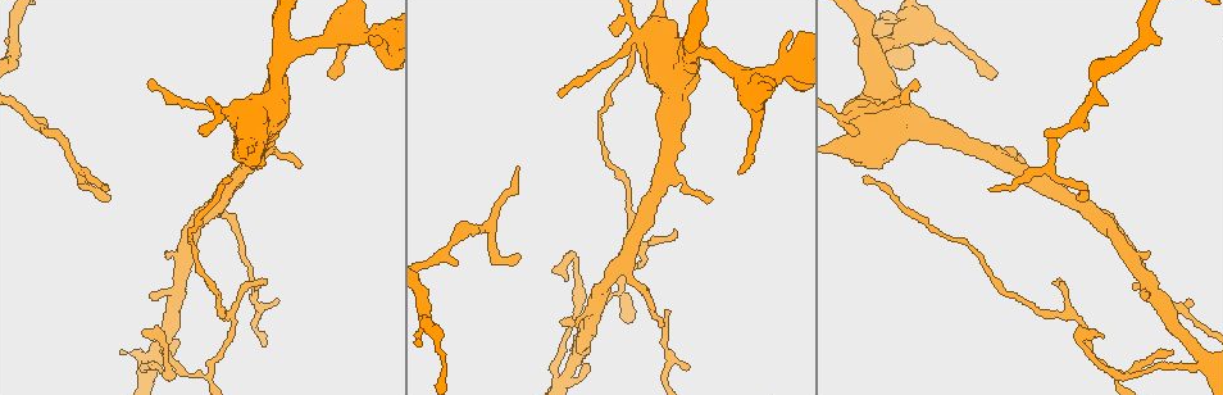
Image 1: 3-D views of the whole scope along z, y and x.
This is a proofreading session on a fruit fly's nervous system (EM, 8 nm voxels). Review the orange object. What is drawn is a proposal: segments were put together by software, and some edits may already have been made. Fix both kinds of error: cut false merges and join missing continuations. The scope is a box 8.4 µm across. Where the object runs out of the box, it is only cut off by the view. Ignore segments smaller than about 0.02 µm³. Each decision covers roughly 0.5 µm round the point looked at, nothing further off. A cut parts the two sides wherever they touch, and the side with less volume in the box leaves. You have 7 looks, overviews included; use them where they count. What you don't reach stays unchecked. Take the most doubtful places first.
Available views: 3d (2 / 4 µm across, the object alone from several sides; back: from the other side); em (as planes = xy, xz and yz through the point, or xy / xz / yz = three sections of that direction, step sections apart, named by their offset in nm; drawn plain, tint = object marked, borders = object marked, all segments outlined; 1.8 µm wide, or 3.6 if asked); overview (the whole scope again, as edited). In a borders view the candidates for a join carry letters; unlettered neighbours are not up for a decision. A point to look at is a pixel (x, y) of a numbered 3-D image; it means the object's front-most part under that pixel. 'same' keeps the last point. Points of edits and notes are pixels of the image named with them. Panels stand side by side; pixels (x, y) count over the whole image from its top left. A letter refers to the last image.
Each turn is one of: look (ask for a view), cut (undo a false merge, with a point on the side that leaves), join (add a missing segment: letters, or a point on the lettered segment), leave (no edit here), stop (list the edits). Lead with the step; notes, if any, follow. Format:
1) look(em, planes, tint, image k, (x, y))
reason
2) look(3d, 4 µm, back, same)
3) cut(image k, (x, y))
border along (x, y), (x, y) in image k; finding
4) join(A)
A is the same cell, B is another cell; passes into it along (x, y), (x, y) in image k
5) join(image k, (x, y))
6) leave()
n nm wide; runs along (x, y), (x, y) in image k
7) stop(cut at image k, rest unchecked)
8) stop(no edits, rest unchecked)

look(3d, 2 µm, image 1, (874, 54))
sudden change in width

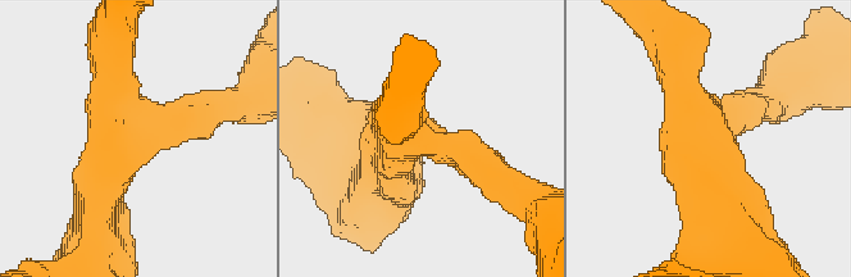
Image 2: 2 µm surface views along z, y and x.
look(em, 3.6 µm, planes, tint, image 2, (706, 139))
3 arms; arms of 260, 300, 420 nm; need the tissue

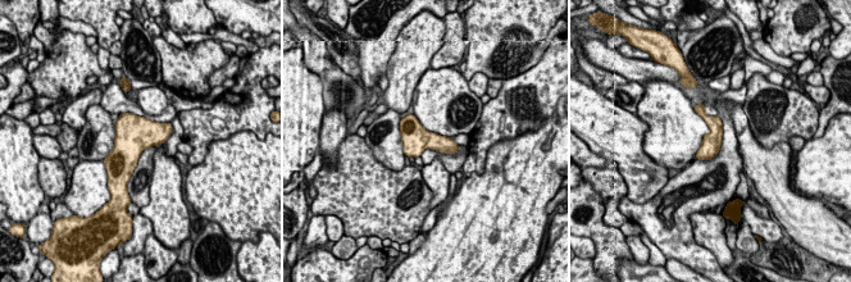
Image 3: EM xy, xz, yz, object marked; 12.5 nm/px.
look(em, 3.6 µm, planes, borders, same)

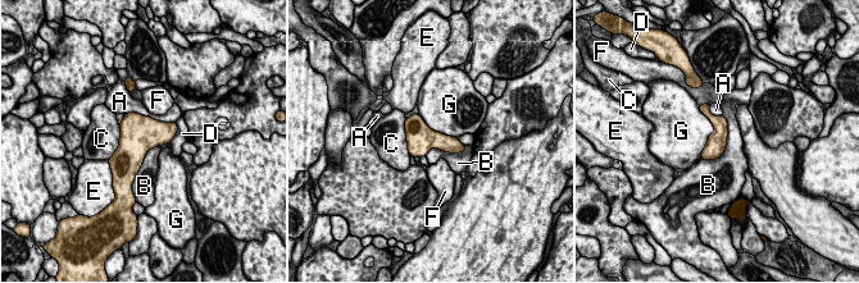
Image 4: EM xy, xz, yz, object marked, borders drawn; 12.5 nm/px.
leave()
A, B, C, D, E, F and G are other cells; runs along (703, 108), (718, 124), (712, 156) in image 4; all the same neuron

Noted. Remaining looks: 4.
look(3d, 4 µm, image 1, (634, 27))
calibre changes

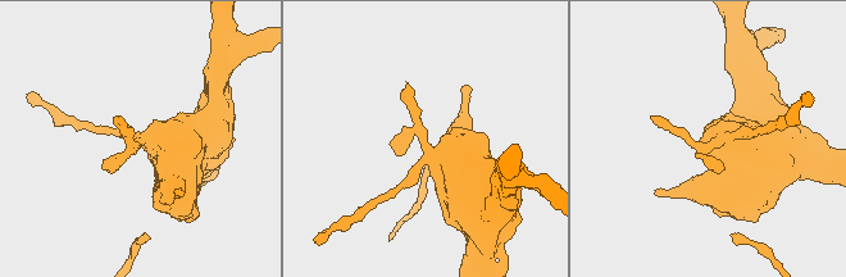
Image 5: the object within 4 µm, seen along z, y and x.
look(em, 3.6 µm, planes, borders, image 5, (425, 140))
shape alone is not enough

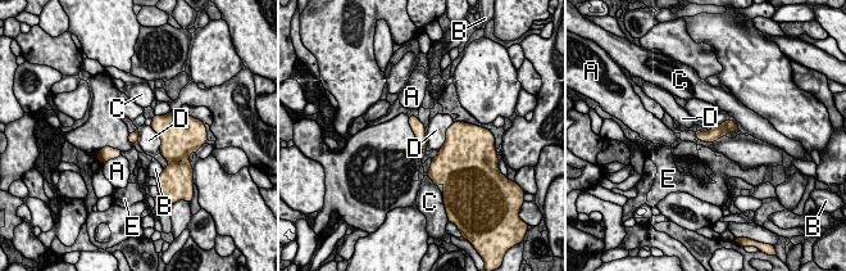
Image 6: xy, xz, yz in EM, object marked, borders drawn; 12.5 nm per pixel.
leave()
A, B, C, D and E are other cells; 3 arms; all the same neuron

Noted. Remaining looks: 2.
stop(no edits, rest unchecked)

